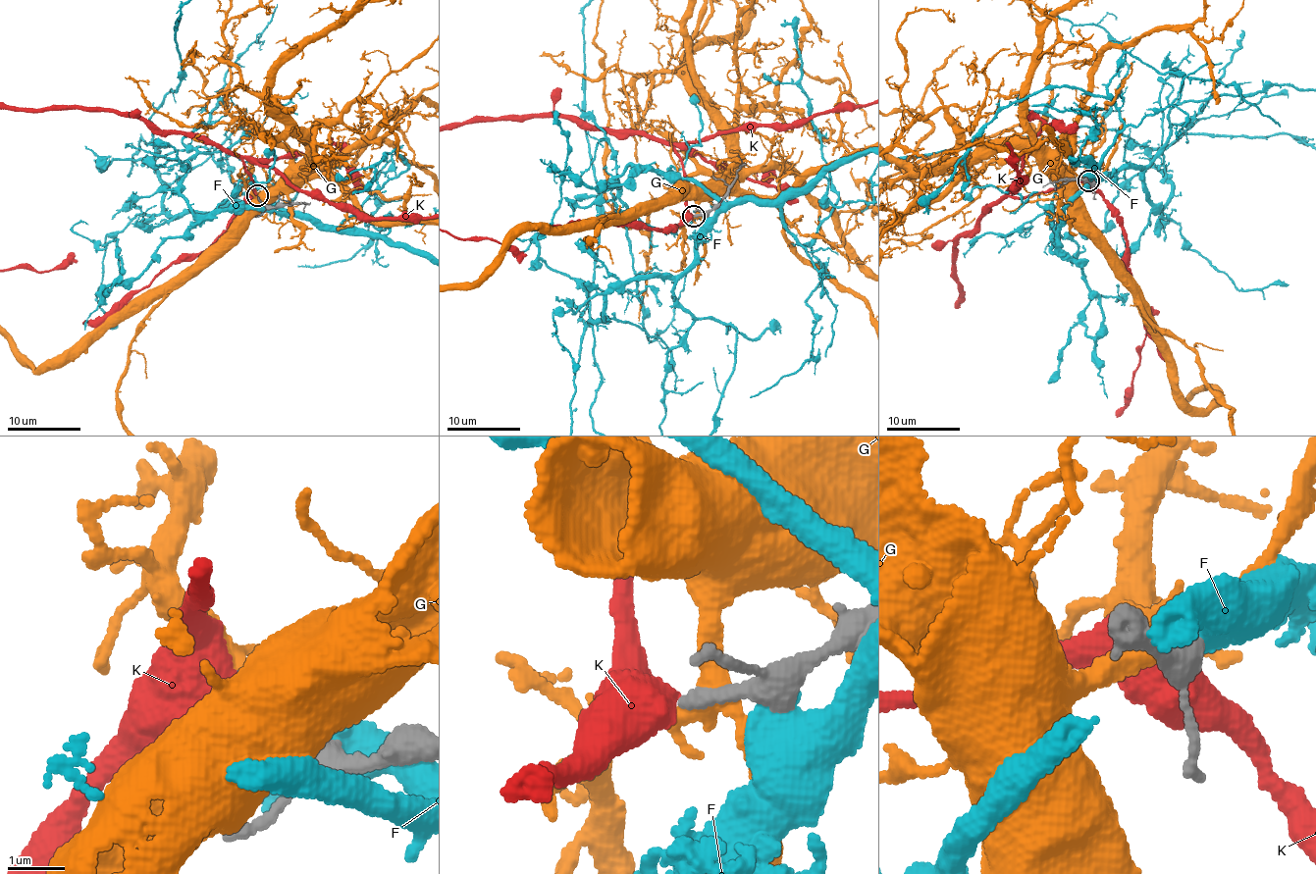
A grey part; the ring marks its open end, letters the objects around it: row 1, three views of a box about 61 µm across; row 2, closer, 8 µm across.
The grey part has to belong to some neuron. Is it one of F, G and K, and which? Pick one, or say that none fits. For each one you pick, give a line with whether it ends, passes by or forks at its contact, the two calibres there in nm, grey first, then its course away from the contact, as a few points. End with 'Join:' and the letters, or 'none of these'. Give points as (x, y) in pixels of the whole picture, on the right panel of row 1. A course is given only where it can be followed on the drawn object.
Join: none of these

